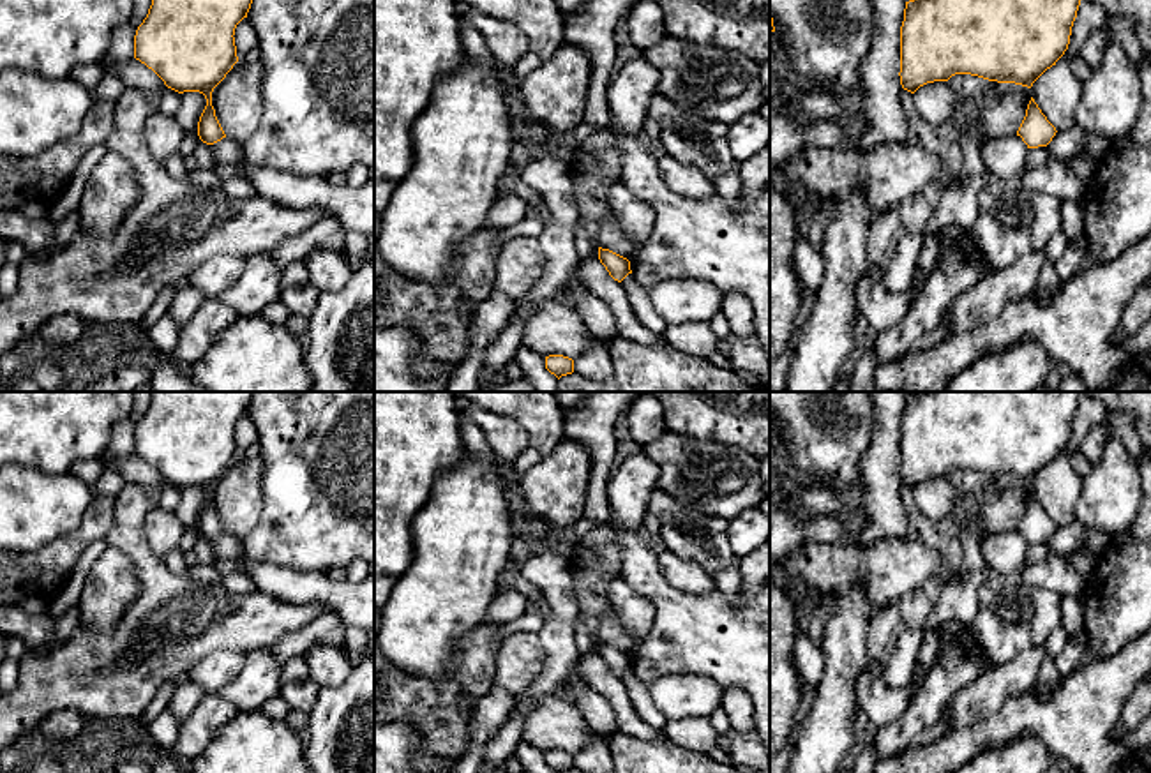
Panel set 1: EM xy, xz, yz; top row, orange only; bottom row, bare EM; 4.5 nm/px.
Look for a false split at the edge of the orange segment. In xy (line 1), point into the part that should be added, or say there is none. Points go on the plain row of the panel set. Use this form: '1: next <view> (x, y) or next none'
1: next none

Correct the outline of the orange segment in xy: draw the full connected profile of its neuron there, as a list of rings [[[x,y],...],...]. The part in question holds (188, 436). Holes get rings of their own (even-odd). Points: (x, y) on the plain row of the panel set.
[[[152,392],[147,413],[134,431],[134,454],[152,464],[168,484],[199,487],[207,501],[198,517],[198,531],[214,540],[226,533],[212,501],[214,484],[238,457],[235,424],[247,413],[254,392]]]

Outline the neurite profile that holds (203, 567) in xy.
[[[199,537],[191,551],[187,575],[203,584],[212,584],[222,581],[222,574],[210,540]]]

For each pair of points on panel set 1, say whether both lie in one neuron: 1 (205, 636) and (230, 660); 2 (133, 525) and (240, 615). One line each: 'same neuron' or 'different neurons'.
1: different neurons
2: same neuron

